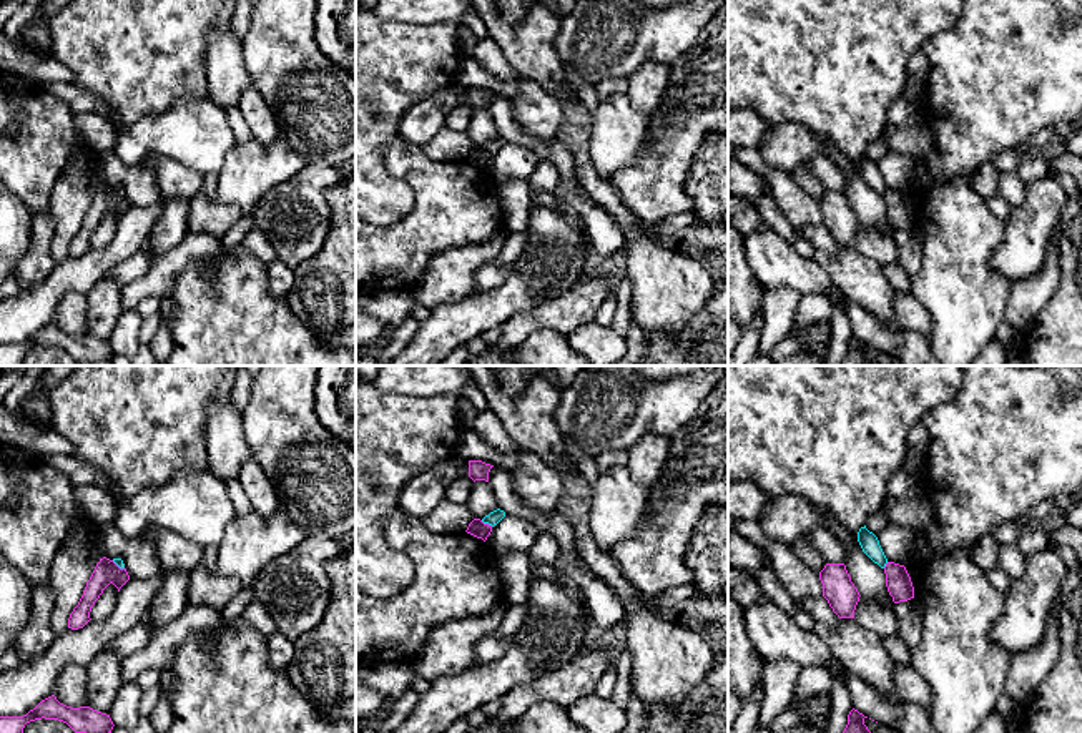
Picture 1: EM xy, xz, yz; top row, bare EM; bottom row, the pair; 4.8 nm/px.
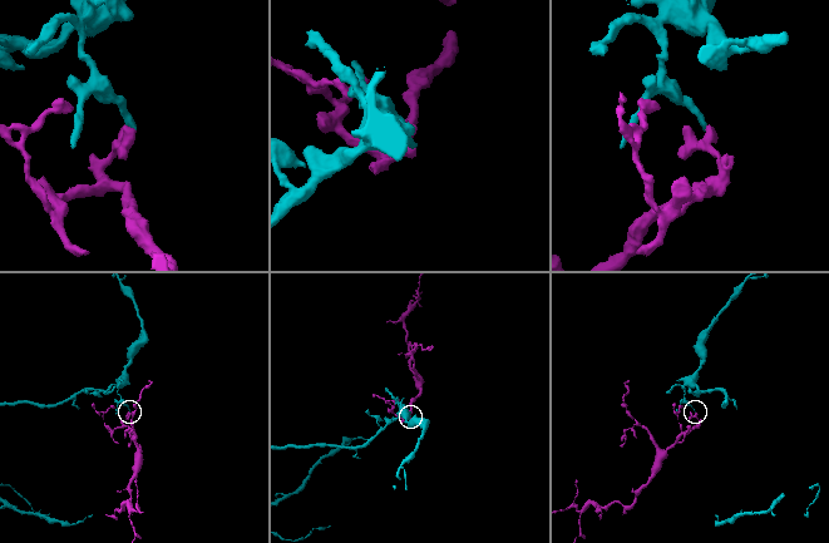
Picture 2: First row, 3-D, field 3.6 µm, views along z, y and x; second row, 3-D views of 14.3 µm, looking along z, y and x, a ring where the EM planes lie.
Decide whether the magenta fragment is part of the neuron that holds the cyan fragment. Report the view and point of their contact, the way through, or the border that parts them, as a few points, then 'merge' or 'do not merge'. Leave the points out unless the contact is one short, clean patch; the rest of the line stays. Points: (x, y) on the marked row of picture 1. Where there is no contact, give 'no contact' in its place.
xz (487, 522) | along xz (481, 521), (492, 526) | do not merge

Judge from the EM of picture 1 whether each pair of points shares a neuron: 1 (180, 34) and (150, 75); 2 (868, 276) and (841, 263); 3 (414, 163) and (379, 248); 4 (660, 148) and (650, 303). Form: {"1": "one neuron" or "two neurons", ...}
{"1": "one neuron", "2": "one neuron", "3": "one neuron", "4": "two neurons"}

